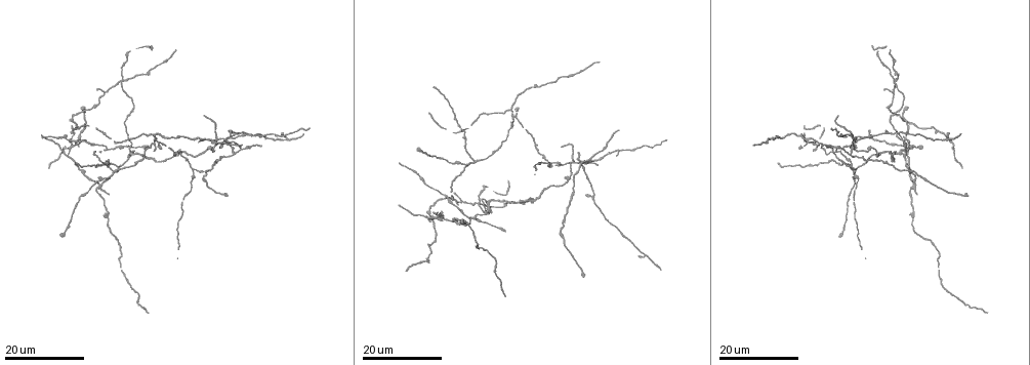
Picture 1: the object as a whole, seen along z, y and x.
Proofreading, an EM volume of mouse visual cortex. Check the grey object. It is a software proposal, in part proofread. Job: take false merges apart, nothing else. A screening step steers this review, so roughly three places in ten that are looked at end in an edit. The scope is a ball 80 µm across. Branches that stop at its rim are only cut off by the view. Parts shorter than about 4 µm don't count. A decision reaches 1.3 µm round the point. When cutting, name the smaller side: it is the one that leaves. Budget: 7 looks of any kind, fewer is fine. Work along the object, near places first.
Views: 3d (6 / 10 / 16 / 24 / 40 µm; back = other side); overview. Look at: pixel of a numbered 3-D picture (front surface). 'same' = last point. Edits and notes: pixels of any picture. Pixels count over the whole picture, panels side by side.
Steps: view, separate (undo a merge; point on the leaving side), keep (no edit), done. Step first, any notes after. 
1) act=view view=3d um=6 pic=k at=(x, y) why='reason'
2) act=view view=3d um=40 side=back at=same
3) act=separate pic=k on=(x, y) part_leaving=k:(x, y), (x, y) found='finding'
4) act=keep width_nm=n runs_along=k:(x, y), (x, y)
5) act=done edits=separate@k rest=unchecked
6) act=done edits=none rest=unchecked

act=view view=3d um=24 pic=1 at=(114, 174) why='three arms meet'

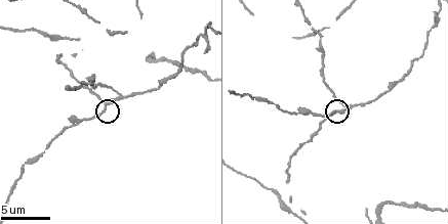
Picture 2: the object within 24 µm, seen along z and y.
act=view view=3d um=10 pic=2 at=(334, 111)

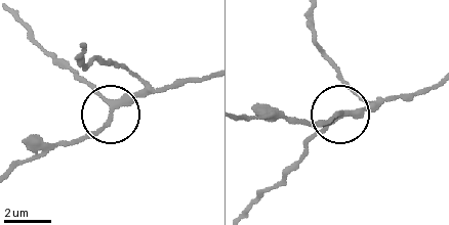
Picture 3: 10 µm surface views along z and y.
act=keep arms=3 runs_along=3:(243, 210), (337, 116), (298, 122) found='all the same neuron'

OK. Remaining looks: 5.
act=view view=3d um=16 pic=1 at=(512, 109)

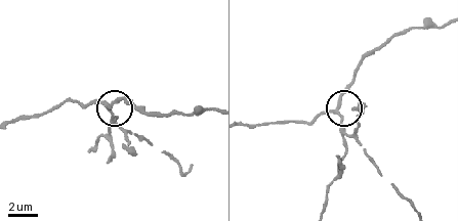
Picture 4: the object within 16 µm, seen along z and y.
act=view view=3d um=10 pic=4 at=(339, 104)

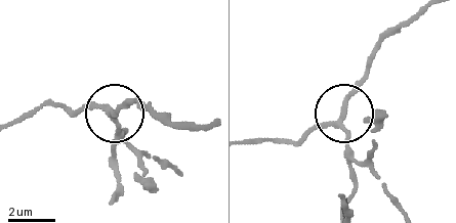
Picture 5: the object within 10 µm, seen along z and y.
act=keep found='continuous, no second neuron'

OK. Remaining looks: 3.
act=view view=3d um=24 pic=1 at=(121, 81) why='four-way junction'

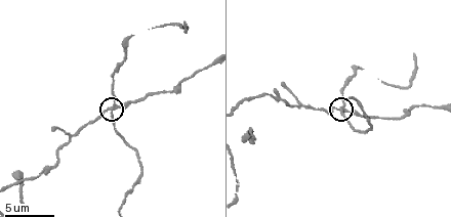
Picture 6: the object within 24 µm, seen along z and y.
act=view view=3d um=6 pic=6 at=(106, 110)

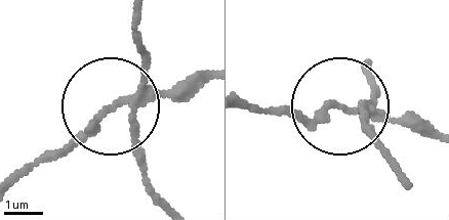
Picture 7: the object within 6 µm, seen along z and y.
act=separate pic=7 on=(193, 82) arms=4 part_leaving=7:(133, 98), (18, 170) found='a second neuron is stuck on'

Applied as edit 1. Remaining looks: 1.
act=done edits=separate@7 rest=unchecked

